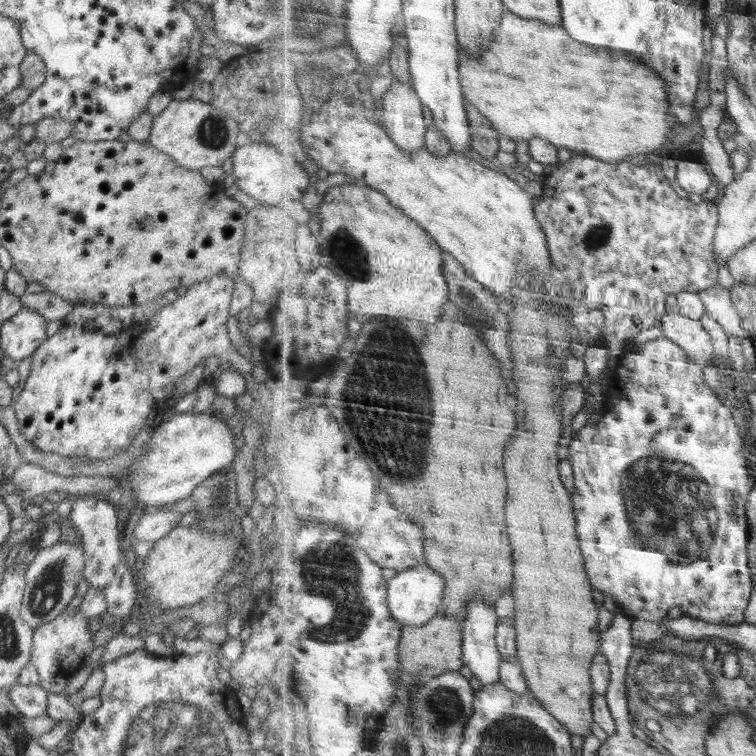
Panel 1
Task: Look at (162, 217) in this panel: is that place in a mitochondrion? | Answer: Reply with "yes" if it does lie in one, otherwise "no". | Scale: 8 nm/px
no

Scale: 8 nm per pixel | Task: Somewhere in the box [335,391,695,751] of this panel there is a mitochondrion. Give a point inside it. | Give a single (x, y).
(443, 707)

